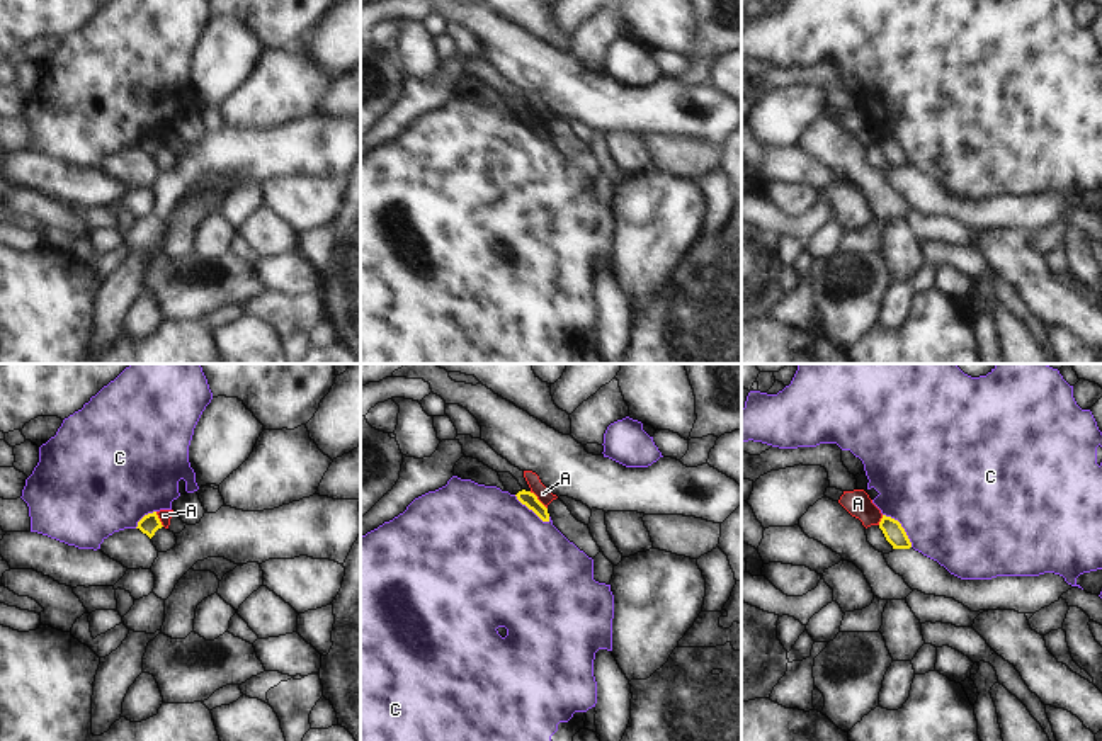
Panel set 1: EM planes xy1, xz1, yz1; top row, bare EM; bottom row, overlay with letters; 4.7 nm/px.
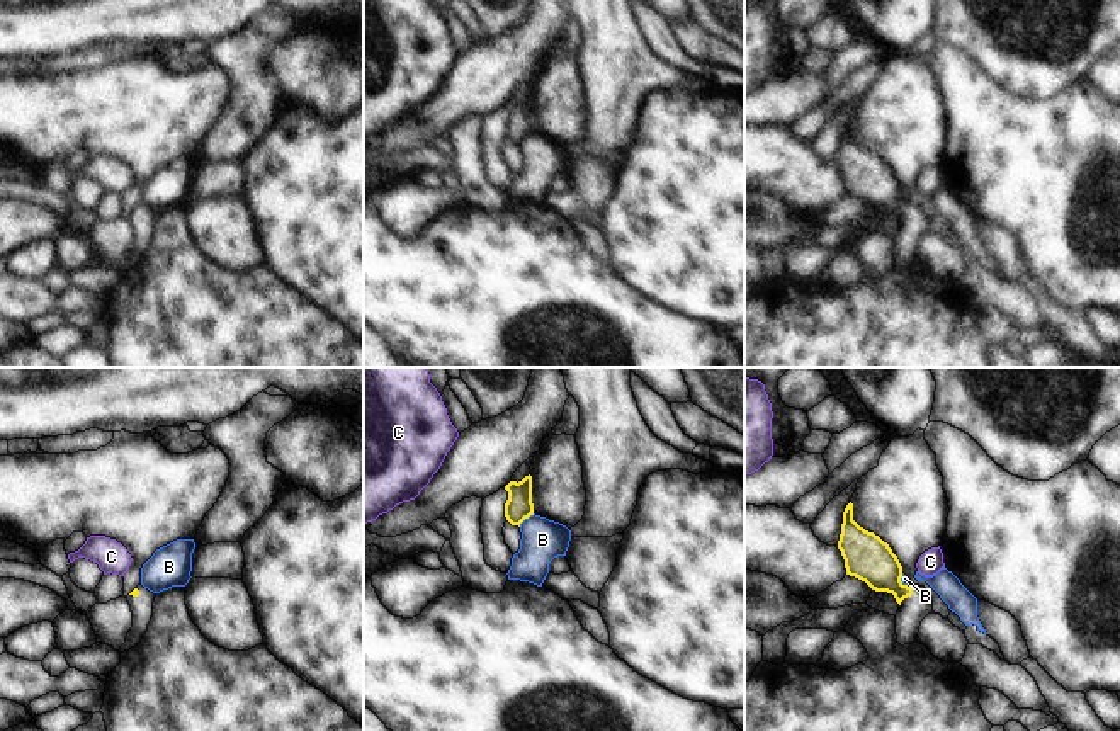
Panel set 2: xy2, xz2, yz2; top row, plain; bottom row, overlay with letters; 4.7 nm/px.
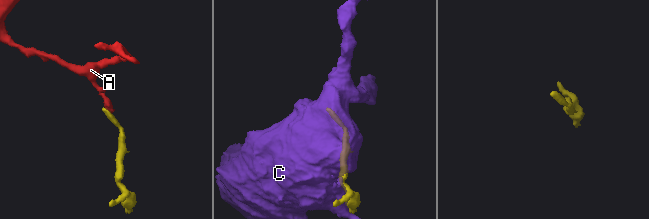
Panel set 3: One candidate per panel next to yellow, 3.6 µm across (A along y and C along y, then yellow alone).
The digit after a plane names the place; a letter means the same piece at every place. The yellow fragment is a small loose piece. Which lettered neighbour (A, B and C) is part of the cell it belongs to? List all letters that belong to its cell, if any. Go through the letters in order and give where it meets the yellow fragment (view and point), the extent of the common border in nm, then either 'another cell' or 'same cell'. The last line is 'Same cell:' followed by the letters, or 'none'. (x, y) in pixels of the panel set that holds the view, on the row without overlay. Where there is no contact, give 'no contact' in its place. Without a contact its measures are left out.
A: xz1 (538, 119) | 120 nm | another cell
B: xz2 (526, 136) | 100 nm | another cell
C: yz1 (902, 147) | 220 nm | another cell
Same cell: none

